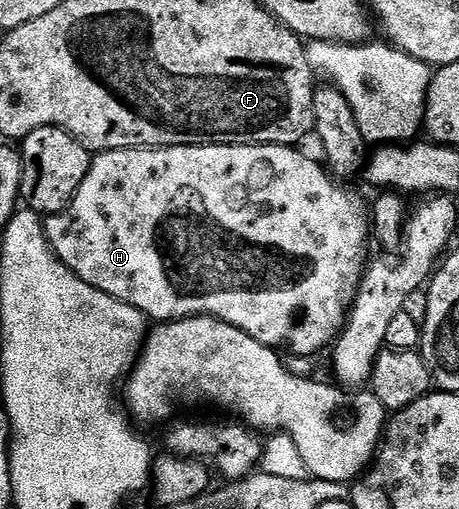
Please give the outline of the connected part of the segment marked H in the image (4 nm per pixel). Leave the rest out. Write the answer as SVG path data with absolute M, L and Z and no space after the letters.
M171 145L165 149L115 149L114 151L98 153L93 156L90 171L86 175L86 179L82 181L82 187L78 187L74 199L61 213L53 213L44 221L44 234L47 235L52 250L56 252L58 259L62 259L62 263L66 263L66 267L70 267L70 271L74 271L74 275L78 275L78 279L90 283L90 287L94 287L98 291L106 291L106 295L110 295L122 303L130 303L130 307L138 307L138 311L142 311L144 316L153 322L181 321L184 317L216 317L219 321L225 321L242 331L246 331L246 335L258 339L258 343L271 345L277 351L283 350L283 345L288 345L289 354L295 355L297 358L312 359L316 357L315 353L322 352L324 348L327 350L335 342L344 327L344 322L348 320L358 283L364 277L366 268L364 248L367 247L368 241L370 245L370 221L366 216L366 205L364 209L363 203L358 198L351 197L340 186L343 184L333 180L319 160L317 160L318 162L311 161L306 154L299 153L300 151L299 148L291 145Z

